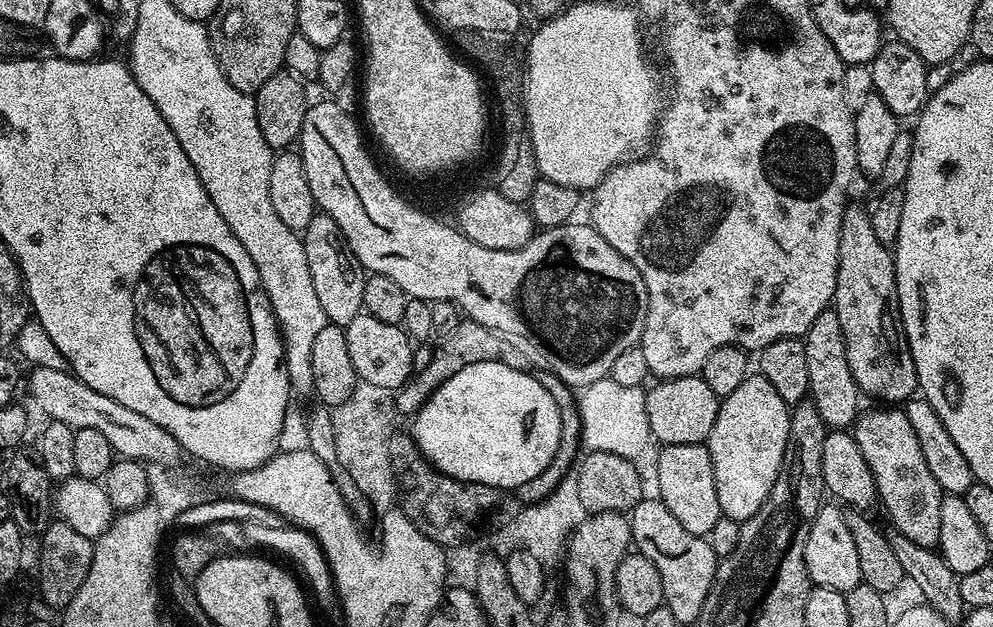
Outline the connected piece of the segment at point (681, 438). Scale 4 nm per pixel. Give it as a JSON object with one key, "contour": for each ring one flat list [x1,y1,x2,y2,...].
{"contour":[[683,376,673,380,660,380,646,392,646,418,652,431,651,439,666,444,704,444,710,430,714,430,714,418,718,418,721,397,706,386,704,377]]}

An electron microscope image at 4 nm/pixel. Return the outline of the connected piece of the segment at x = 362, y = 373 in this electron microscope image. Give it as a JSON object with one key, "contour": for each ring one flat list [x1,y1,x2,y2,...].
{"contour":[[363,311,356,315,354,322,343,325,343,330,346,334,346,346,350,350,350,362,354,362,359,383,397,390,413,375,414,341,401,325,382,322,382,318,374,318,369,312]]}

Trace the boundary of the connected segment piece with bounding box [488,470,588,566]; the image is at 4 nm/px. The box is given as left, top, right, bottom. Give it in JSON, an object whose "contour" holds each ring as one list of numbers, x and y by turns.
{"contour":[[573,470,568,472,562,482,542,502,521,507,519,514,510,523,488,538,488,544,496,551,493,553,500,556,506,556,515,549,524,549,548,566,557,557,558,559,561,557,572,532,587,517,588,513,582,504,582,498,579,497,578,476]]}

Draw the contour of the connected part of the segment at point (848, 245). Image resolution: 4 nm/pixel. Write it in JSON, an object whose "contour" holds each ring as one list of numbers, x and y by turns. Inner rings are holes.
{"contour":[[849,203,844,209,844,221,840,227,838,242,838,282,834,297,834,309,842,326,842,338,845,339,846,360,850,373,859,391,866,397,873,396,873,401,887,402,896,406,907,402,917,395,918,385,914,358,908,349,908,341,904,338,904,329,900,322,900,299,896,289,896,262,889,245,878,242,874,234,872,217,869,209,859,208]]}

